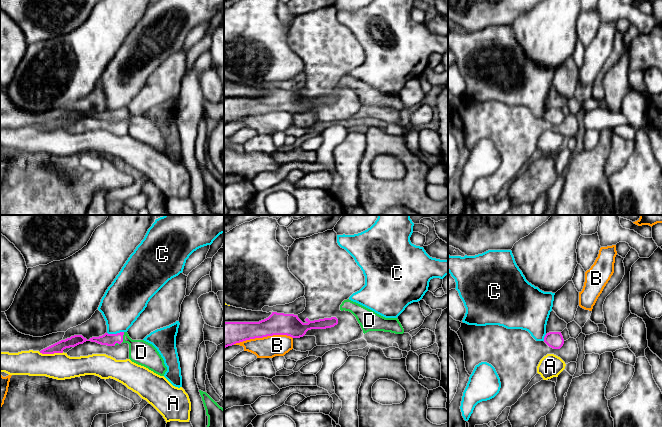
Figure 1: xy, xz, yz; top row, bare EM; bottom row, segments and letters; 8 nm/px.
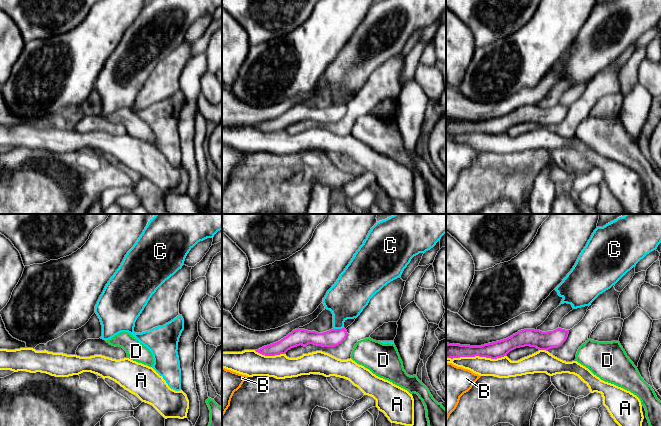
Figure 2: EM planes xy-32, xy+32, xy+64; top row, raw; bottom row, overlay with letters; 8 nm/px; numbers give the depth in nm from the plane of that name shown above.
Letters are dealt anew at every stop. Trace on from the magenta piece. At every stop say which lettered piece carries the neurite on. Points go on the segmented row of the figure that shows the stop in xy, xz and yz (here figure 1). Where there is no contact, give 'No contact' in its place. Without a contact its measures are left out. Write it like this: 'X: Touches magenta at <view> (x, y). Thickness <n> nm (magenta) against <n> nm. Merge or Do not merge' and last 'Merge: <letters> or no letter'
A: Touches magenta at xy (51, 353). Thickness 90 nm (magenta) against 220 nm. Do not merge
B: Touches magenta at xz (262, 337). Thickness 180 nm (magenta) against 180 nm. Do not merge
C: Touches magenta at xy (115, 334). Thickness 100 nm (magenta) against 320 nm. Do not merge
D: Touches magenta at xy (122, 338). Thickness 100 nm (magenta) against 190 nm. Merge
Merge: D

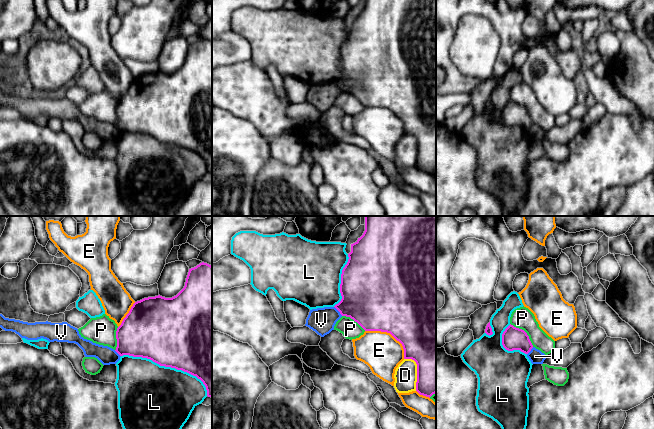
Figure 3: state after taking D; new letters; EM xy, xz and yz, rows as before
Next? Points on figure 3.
D: Touches magenta at xz (417, 371). Thickness 400 nm (magenta) against 180 nm. Do not merge
E: Touches magenta at xz (390, 333). Thickness 500 nm (magenta) against 300 nm. Do not merge
L: Touches magenta at xy (168, 366). Thickness 500 nm (magenta) against 480 nm. Do not merge
P: Touches magenta at yz (525, 332). Thickness 180 nm (magenta) against 170 nm. Do not merge
V: Touches magenta at xz (338, 310). Thickness 400 nm (magenta) against 200 nm. Do not merge
Merge: no letter

